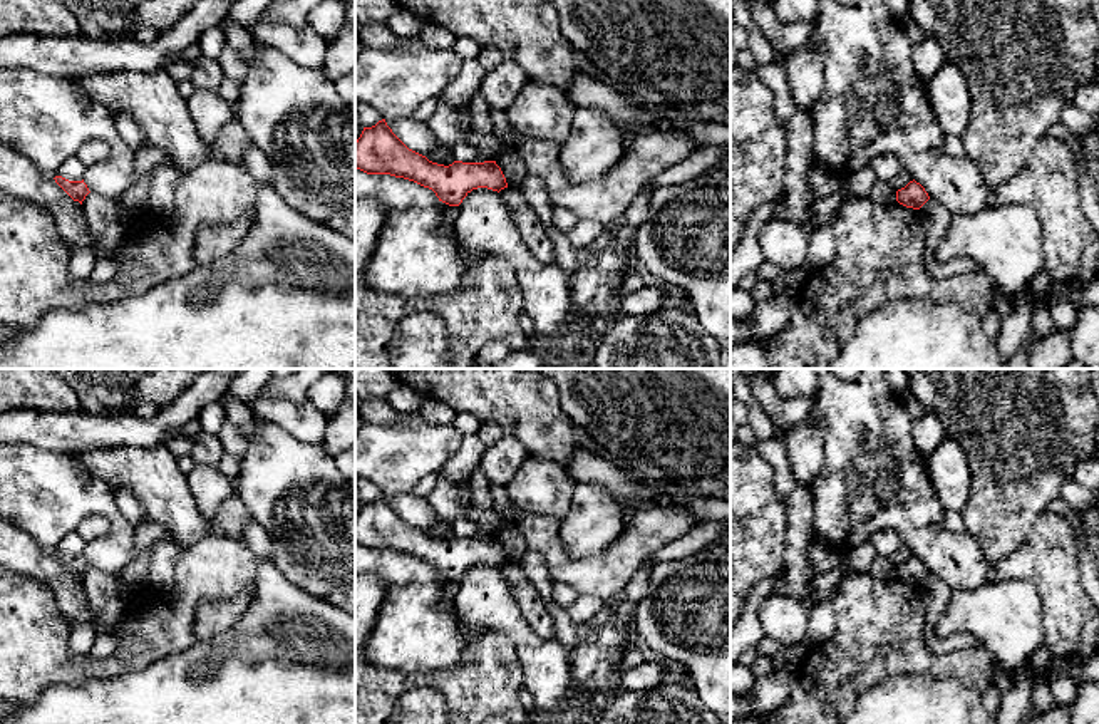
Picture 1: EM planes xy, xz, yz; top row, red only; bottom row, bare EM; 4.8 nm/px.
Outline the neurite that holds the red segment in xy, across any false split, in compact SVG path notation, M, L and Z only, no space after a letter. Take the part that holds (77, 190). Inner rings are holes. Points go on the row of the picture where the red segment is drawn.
M55 176L54 179L74 201L79 201L80 204L85 199L85 196L90 193L84 179L69 181L62 176Z

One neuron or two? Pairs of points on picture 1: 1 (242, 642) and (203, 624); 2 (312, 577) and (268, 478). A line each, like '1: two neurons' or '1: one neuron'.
1: two neurons
2: one neuron

